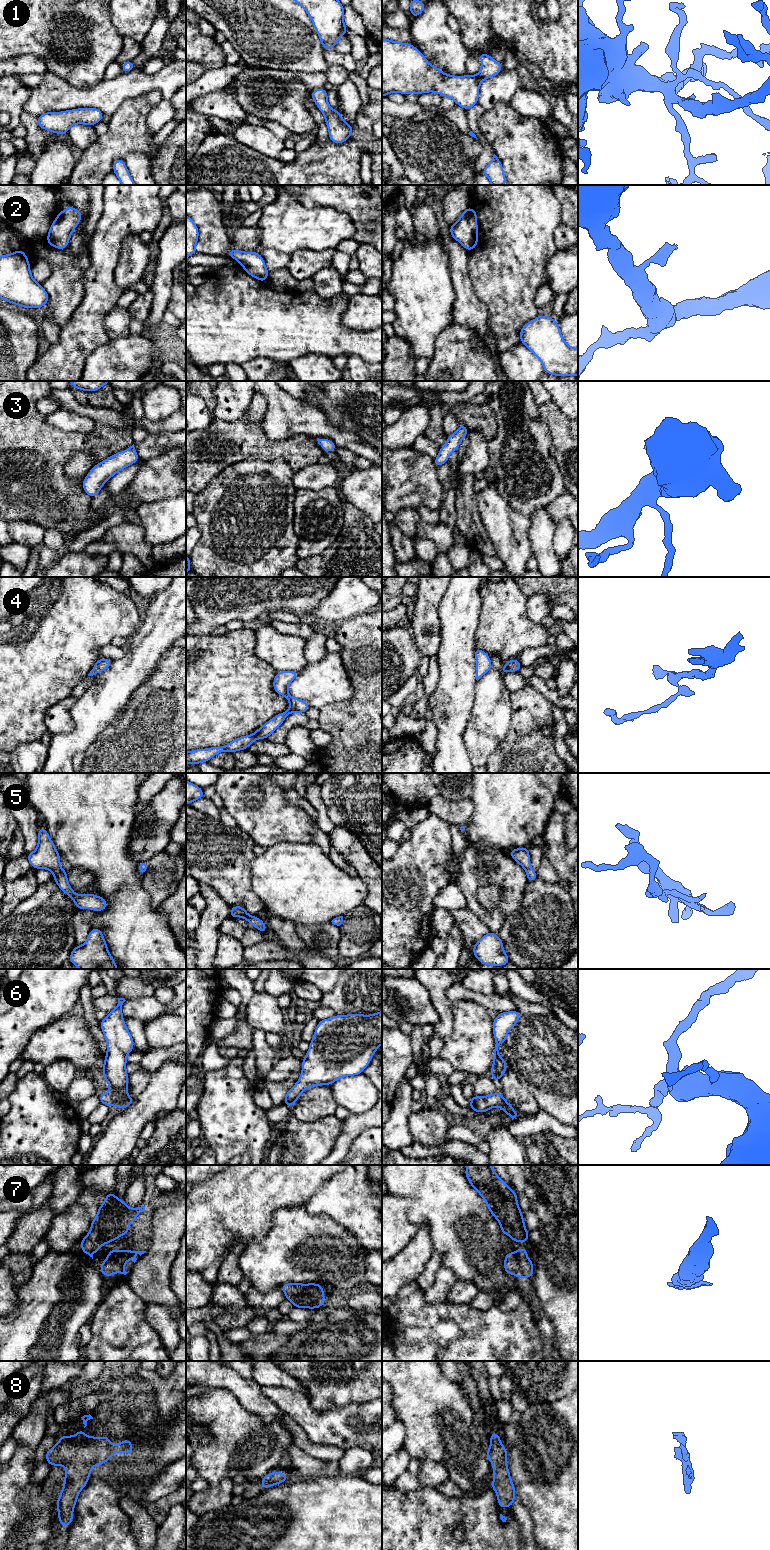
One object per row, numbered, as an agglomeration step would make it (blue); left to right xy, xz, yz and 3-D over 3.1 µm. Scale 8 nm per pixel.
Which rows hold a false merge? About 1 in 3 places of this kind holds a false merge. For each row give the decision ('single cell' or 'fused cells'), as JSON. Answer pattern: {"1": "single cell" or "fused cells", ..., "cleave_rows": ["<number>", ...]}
{"1": "single cell", "2": "single cell", "3": "single cell", "4": "single cell", "5": "single cell", "6": "single cell", "7": "single cell", "8": "single cell", "cleave_rows": []}

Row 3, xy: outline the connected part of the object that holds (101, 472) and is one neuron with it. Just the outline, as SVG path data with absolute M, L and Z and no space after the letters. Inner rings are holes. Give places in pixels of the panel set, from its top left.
M134 444L126 451L121 451L108 457L103 462L97 463L89 471L82 482L83 490L91 498L95 497L104 483L109 481L113 475L139 460Z

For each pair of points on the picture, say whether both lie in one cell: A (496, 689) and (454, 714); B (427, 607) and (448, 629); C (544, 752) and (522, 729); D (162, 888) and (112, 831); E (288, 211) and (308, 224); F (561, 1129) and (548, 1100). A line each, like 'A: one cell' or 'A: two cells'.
A: two cells
B: two cells
C: one cell
D: two cells
E: one cell
F: two cells

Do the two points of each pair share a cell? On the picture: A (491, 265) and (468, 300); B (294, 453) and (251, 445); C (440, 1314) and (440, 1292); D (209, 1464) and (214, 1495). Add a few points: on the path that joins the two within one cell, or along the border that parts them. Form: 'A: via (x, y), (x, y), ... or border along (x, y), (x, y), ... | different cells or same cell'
A: border along (467, 268), (474, 292), (488, 310) | different cells
B: via (283, 450), (268, 450), (262, 447) | same cell
C: border along (423, 1291), (423, 1296), (429, 1302), (446, 1301) | different cells
D: border along (231, 1478), (225, 1478), (216, 1485), (209, 1486) | different cells

